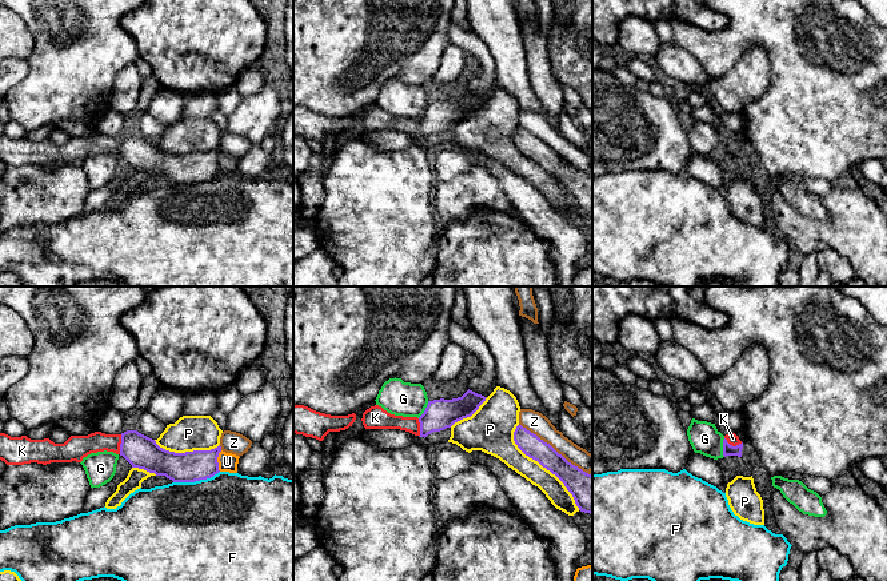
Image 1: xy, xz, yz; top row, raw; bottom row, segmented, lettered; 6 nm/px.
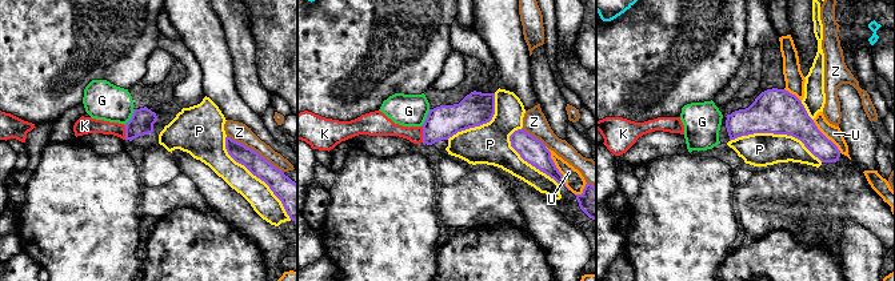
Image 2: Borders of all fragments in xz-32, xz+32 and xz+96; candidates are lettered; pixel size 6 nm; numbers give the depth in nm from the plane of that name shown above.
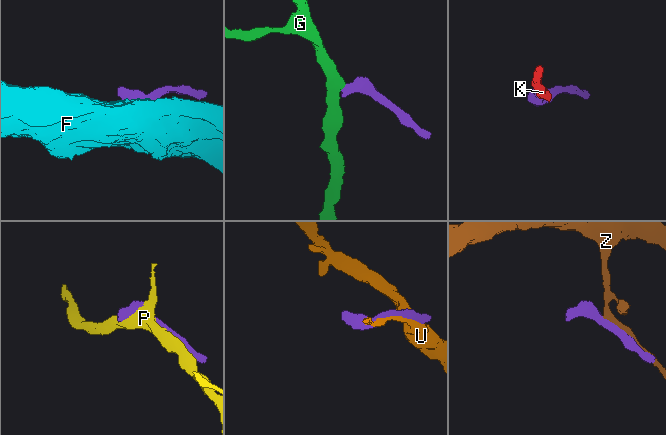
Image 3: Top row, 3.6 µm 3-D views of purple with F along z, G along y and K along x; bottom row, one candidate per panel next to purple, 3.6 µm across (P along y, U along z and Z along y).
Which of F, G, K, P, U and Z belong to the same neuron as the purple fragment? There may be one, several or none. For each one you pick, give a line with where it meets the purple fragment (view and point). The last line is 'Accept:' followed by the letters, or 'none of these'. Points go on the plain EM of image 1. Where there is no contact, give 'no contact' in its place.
K: meets purple in xy at (120, 145)
Accept: K

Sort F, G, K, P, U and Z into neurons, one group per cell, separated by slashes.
F / G / K / P / U / Z

